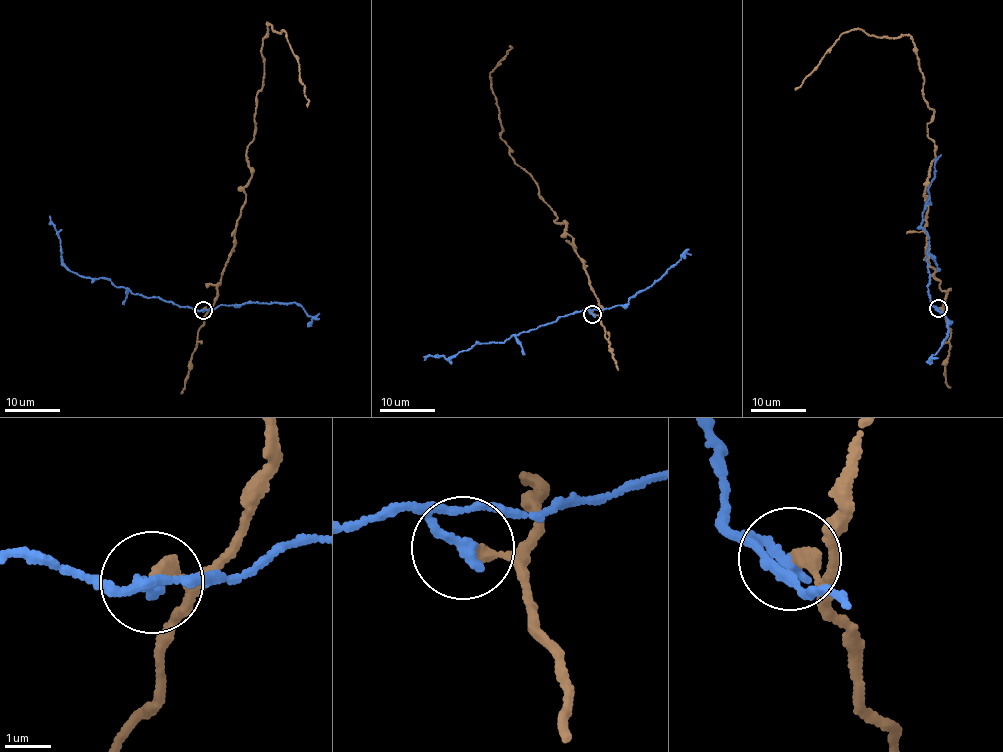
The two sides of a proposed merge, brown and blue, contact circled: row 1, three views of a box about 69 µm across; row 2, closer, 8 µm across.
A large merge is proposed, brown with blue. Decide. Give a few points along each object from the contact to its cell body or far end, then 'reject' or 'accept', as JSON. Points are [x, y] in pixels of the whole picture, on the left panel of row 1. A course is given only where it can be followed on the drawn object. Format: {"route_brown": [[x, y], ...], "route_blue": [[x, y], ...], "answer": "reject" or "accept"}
{"route_brown": [[203, 310], [217, 295], [234, 247], [251, 176], [246, 150], [263, 81], [266, 24], [287, 33], [307, 107]], "route_blue": [[203, 310], [134, 294], [106, 278], [91, 280], [75, 274], [62, 261], [61, 243], [50, 216]], "answer": "reject"}

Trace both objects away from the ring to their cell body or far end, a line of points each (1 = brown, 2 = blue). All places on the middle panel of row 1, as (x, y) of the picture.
1: (593, 314), (601, 308), (566, 224), (553, 220), (500, 137), (489, 73), (510, 46)
2: (593, 314), (583, 309), (505, 341), (476, 343), (448, 359), (440, 355), (429, 355), (425, 359)

